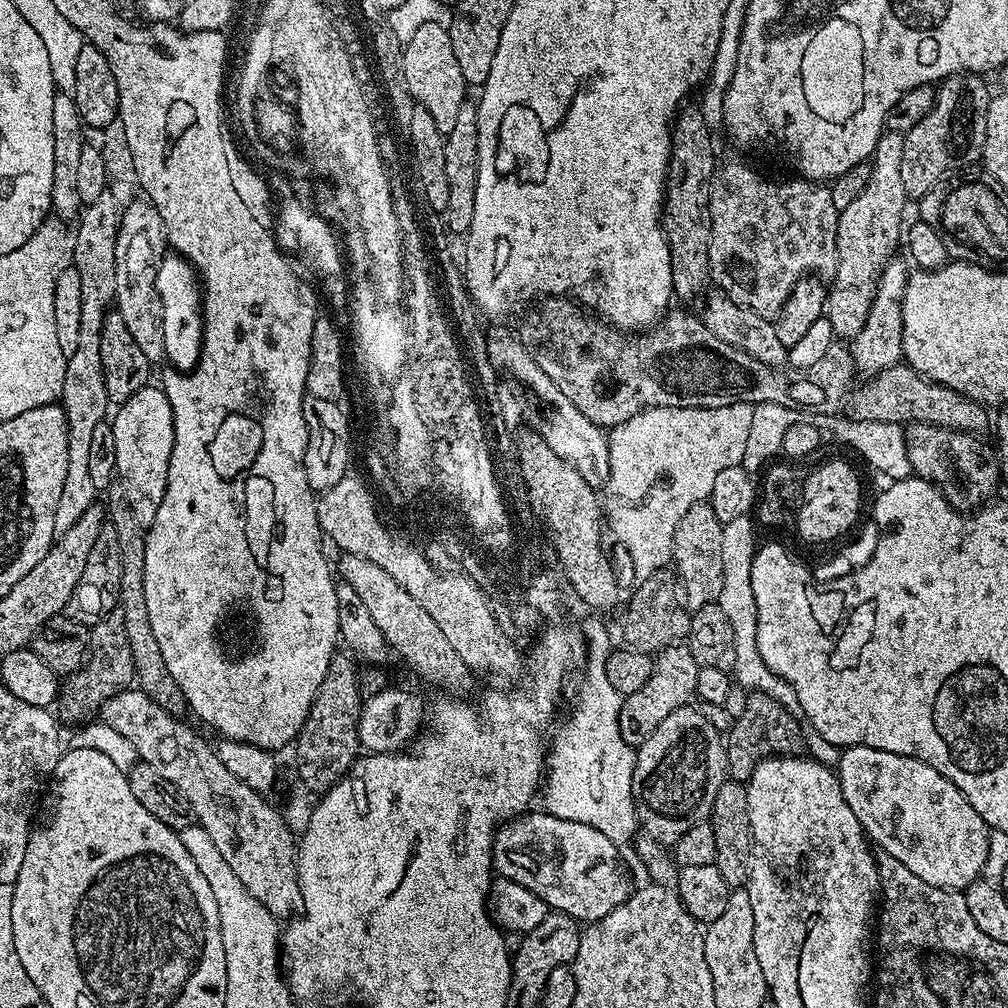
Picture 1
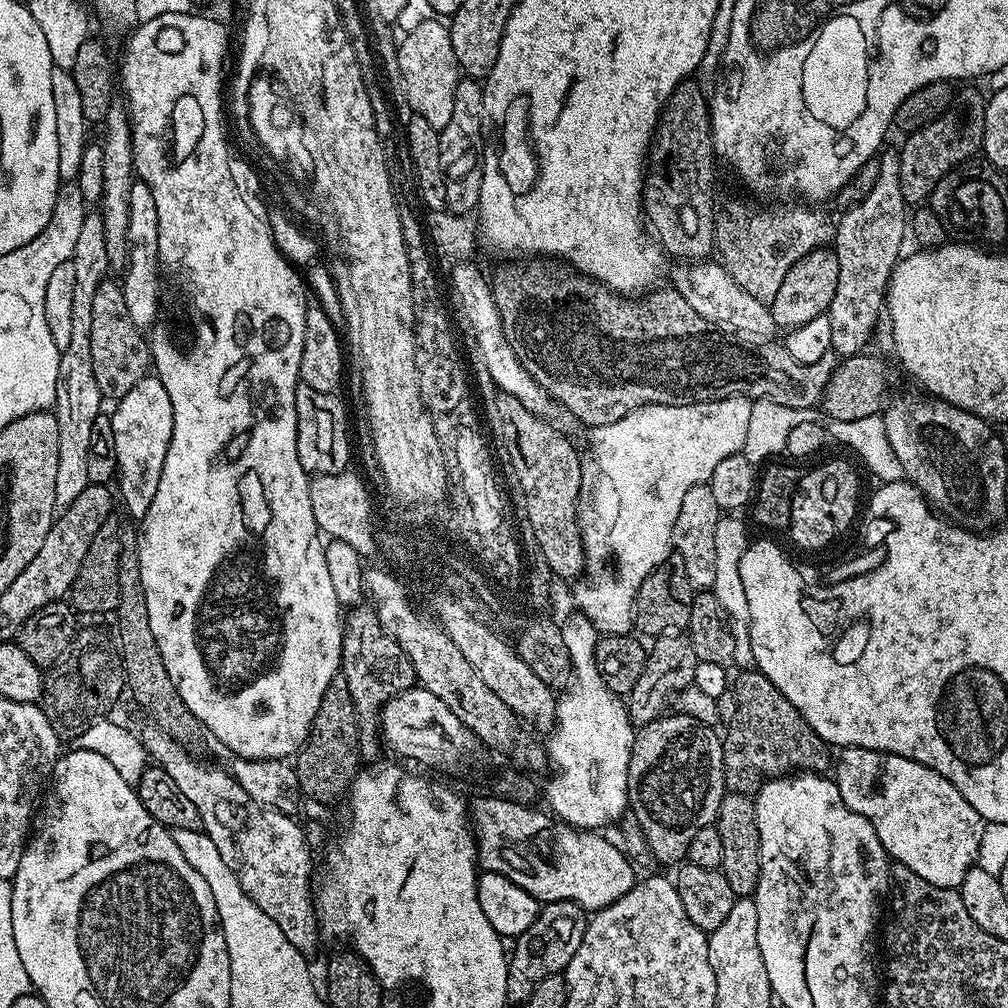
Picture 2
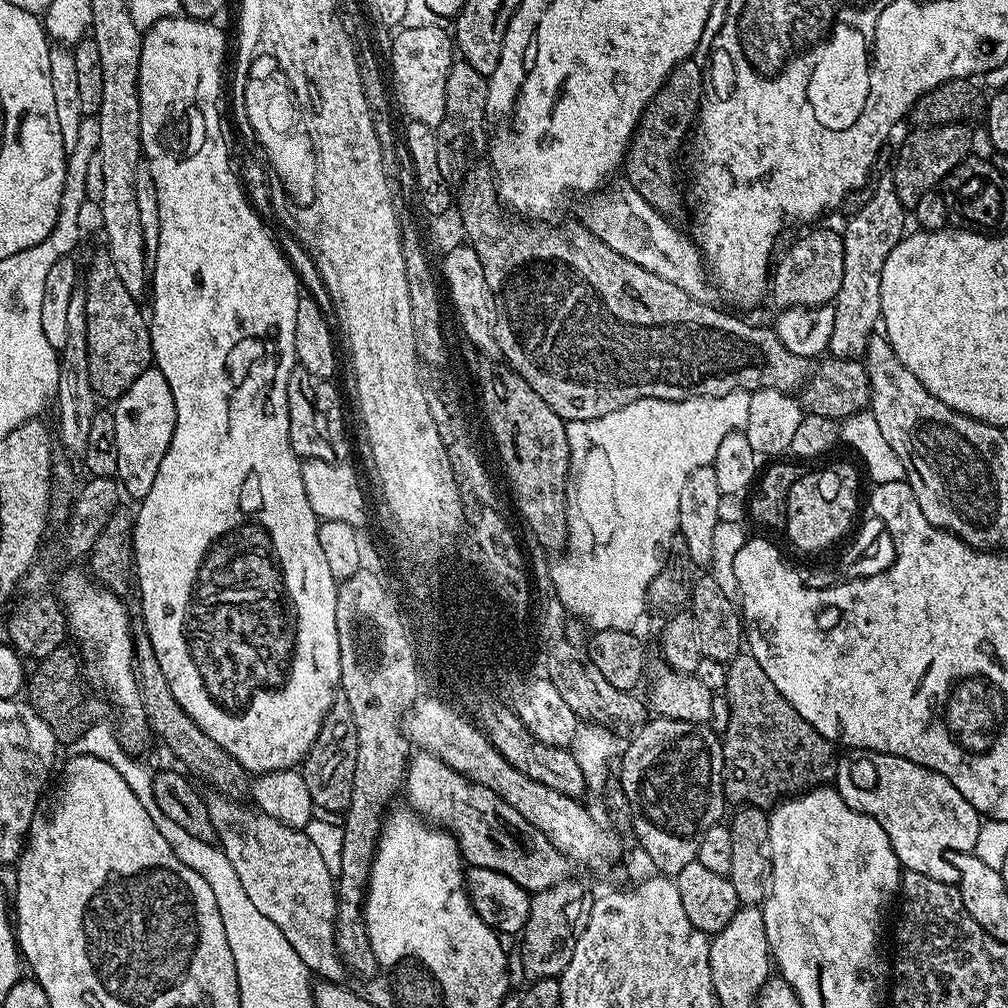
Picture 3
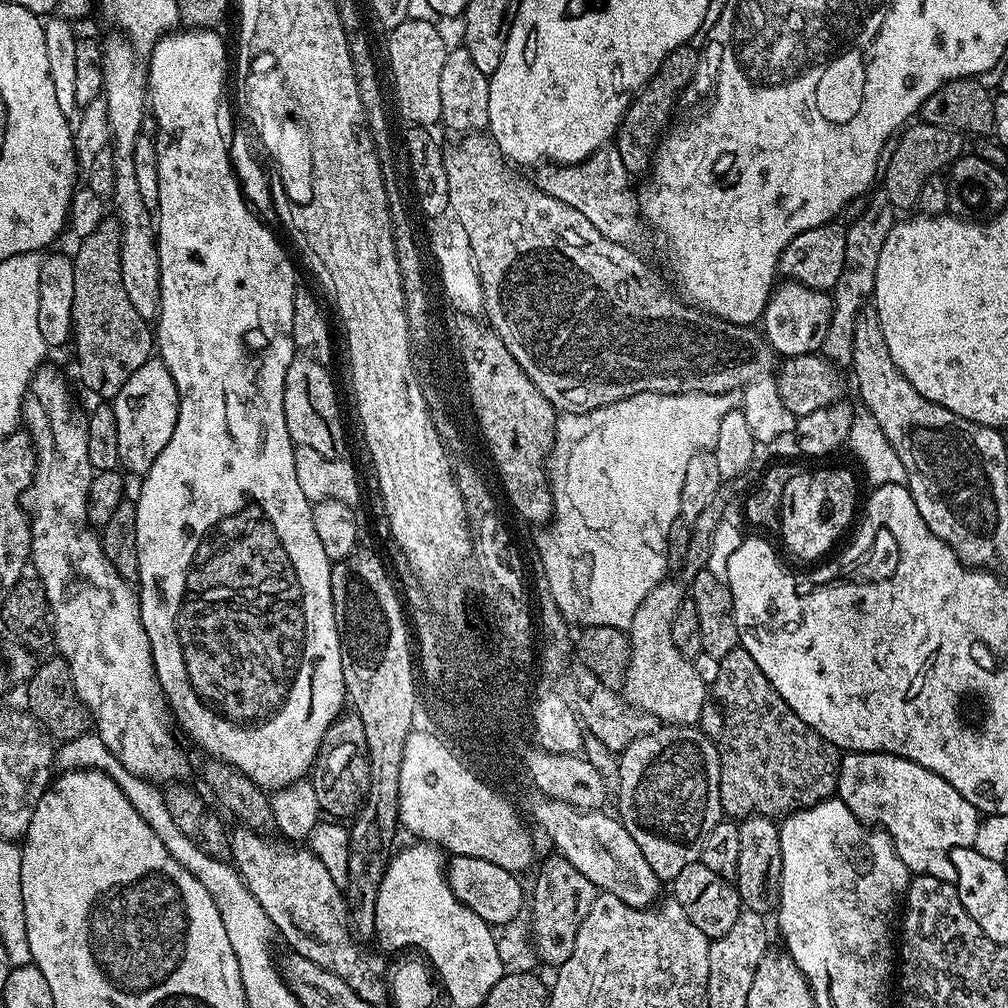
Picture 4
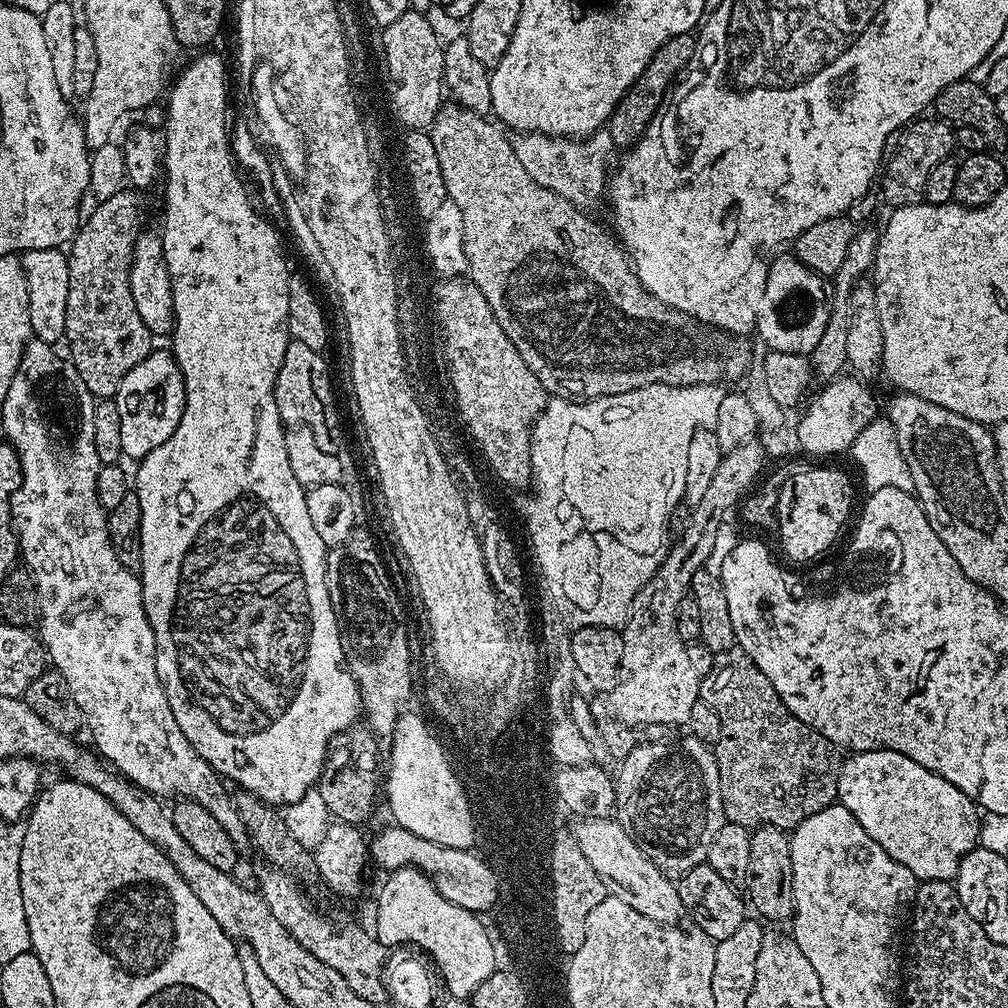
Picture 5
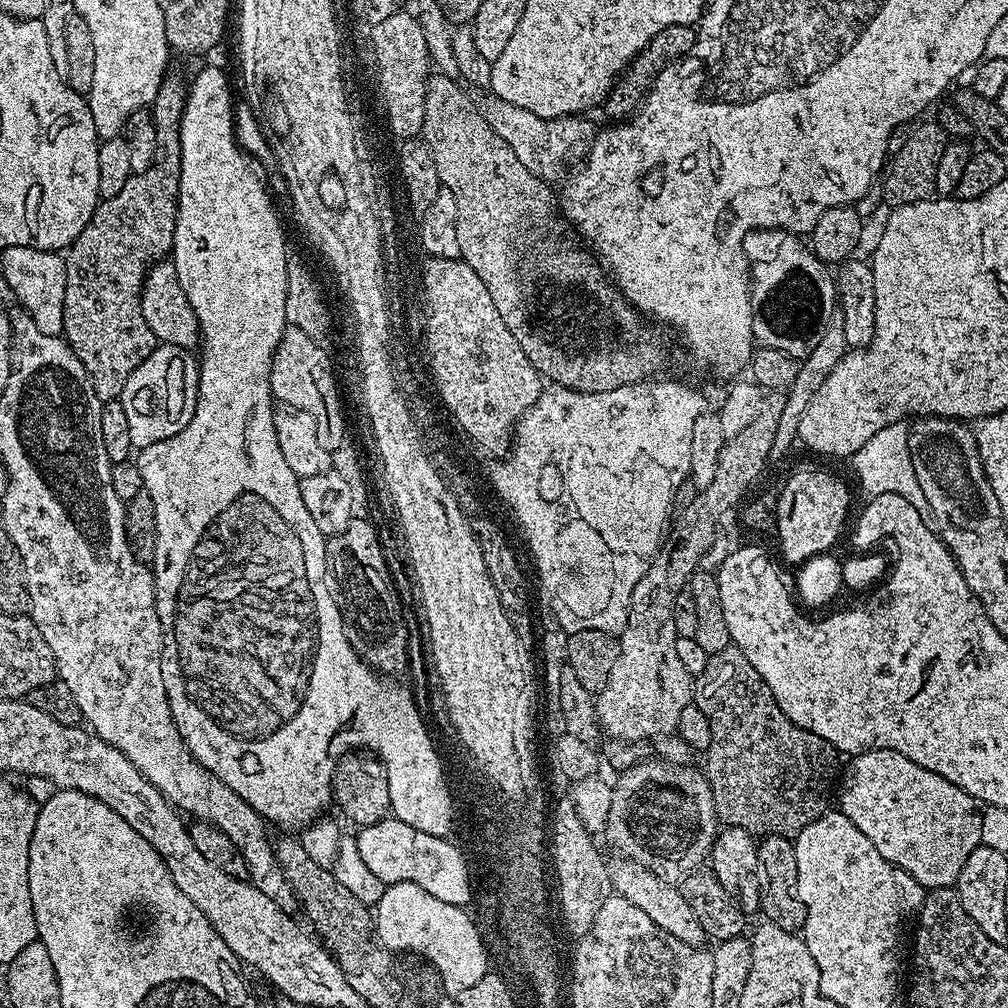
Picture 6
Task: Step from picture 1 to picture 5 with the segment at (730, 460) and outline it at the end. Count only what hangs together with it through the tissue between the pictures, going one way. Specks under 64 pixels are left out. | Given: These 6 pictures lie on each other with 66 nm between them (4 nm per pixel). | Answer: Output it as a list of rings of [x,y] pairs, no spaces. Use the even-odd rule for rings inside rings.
[[[651,384],[642,386],[638,390],[626,390],[626,394],[617,396],[603,396],[597,400],[562,400],[549,399],[544,411],[538,418],[536,428],[535,451],[533,460],[536,470],[536,495],[528,504],[528,521],[532,528],[532,536],[536,541],[536,553],[540,556],[540,563],[544,567],[549,588],[559,604],[560,613],[575,625],[585,626],[614,626],[617,621],[628,616],[634,598],[642,586],[660,569],[664,555],[668,553],[668,519],[676,507],[681,507],[686,486],[686,450],[690,450],[690,438],[700,428],[712,428],[718,418],[718,406],[722,406],[725,389],[719,384],[703,384],[702,386],[666,386],[665,384]]]

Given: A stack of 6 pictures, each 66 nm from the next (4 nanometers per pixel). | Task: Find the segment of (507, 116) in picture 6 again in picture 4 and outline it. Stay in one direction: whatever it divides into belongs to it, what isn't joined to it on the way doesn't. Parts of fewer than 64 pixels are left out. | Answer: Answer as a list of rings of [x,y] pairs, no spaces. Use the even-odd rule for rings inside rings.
[[[614,144],[596,149],[586,160],[574,165],[548,164],[538,171],[538,188],[551,197],[558,198],[563,204],[573,206],[574,210],[585,215],[610,241],[632,248],[641,240],[644,232],[639,197],[634,190],[632,192],[628,189],[628,166],[622,161]]]

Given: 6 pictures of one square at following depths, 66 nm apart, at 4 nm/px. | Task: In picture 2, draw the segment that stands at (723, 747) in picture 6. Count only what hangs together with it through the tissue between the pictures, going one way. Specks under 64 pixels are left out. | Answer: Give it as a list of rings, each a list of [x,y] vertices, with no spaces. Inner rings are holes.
[[[744,670],[734,680],[734,691],[738,698],[738,714],[723,733],[724,783],[729,792],[755,794],[767,780],[777,776],[829,771],[829,745],[798,714],[798,710],[759,670]]]

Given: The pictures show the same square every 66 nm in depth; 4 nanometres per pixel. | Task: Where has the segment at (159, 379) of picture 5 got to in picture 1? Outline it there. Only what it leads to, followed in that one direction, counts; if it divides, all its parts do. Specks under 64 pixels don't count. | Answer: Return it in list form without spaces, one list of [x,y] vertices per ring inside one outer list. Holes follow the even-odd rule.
[[[145,386],[137,390],[127,402],[119,405],[111,417],[114,430],[114,458],[116,475],[126,490],[132,513],[145,530],[154,522],[158,506],[166,494],[166,482],[170,470],[170,454],[174,446],[174,422],[172,407],[163,387]]]

